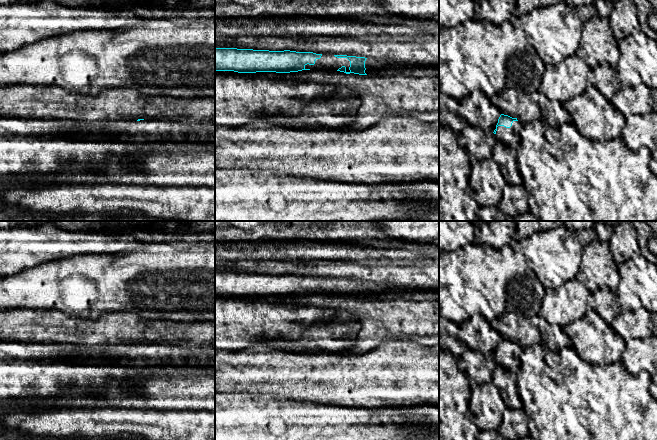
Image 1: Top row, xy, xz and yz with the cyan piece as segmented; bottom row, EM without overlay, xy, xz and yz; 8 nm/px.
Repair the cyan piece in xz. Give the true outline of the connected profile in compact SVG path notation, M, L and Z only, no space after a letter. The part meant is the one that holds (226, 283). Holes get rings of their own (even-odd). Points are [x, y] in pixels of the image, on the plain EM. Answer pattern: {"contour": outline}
{"contour": "M215 272L215 294L234 295L238 297L276 296L290 297L310 293L324 293L329 295L340 295L346 298L375 299L375 295L385 291L438 291L414 286L398 286L393 284L378 284L365 281L347 279L327 279L313 276L296 276L290 274L269 275L237 272Z"}

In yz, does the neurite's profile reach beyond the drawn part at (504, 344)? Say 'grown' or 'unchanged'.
grown

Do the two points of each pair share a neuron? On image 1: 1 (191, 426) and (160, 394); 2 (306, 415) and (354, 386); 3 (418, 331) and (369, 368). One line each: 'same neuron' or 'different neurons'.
1: different neurons
2: different neurons
3: different neurons

